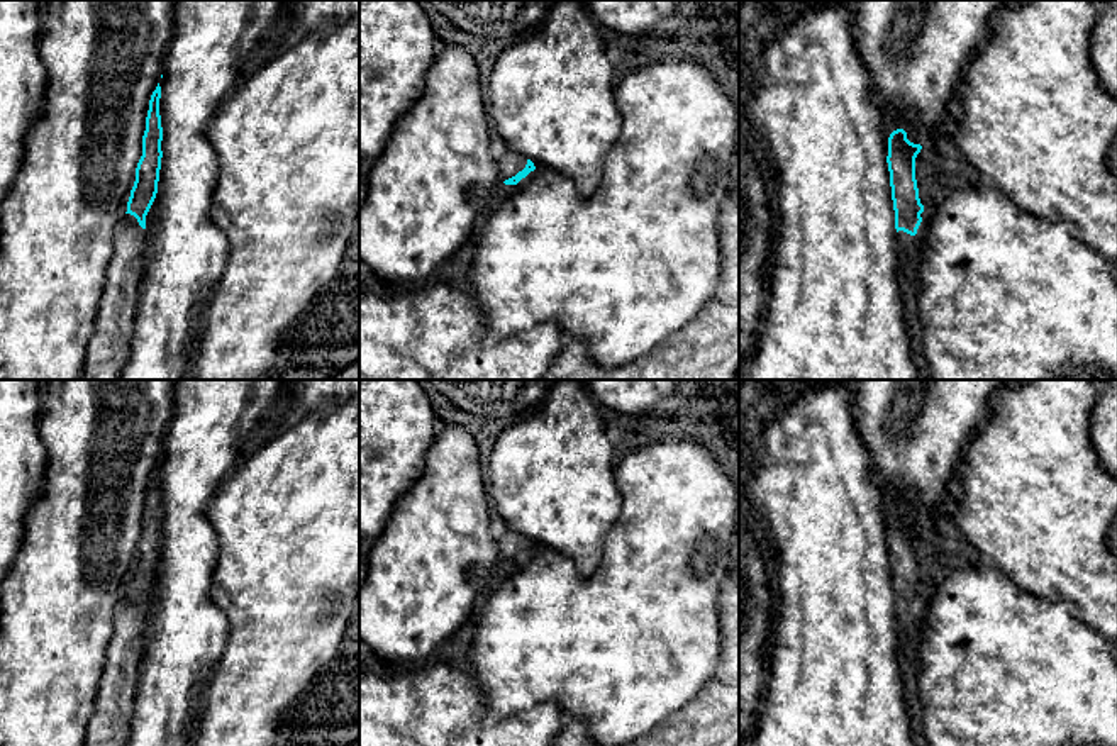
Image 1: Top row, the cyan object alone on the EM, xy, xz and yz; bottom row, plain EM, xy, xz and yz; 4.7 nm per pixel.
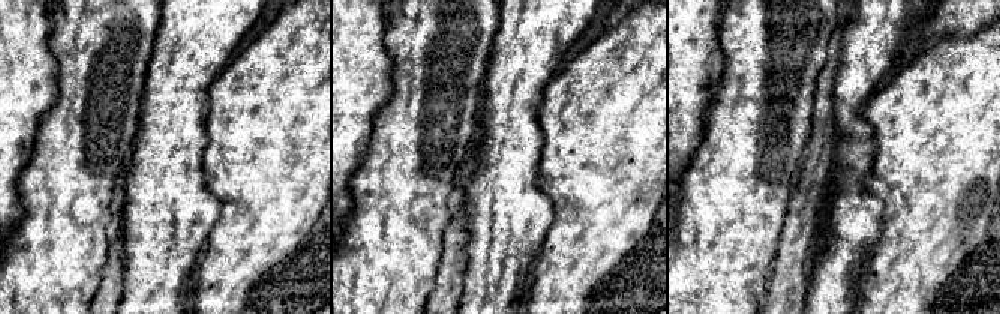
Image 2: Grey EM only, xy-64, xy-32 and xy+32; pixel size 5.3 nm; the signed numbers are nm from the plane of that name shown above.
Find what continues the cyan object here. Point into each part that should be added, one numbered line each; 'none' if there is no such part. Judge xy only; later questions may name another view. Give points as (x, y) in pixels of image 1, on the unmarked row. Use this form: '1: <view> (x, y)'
1: xy (111, 723)

